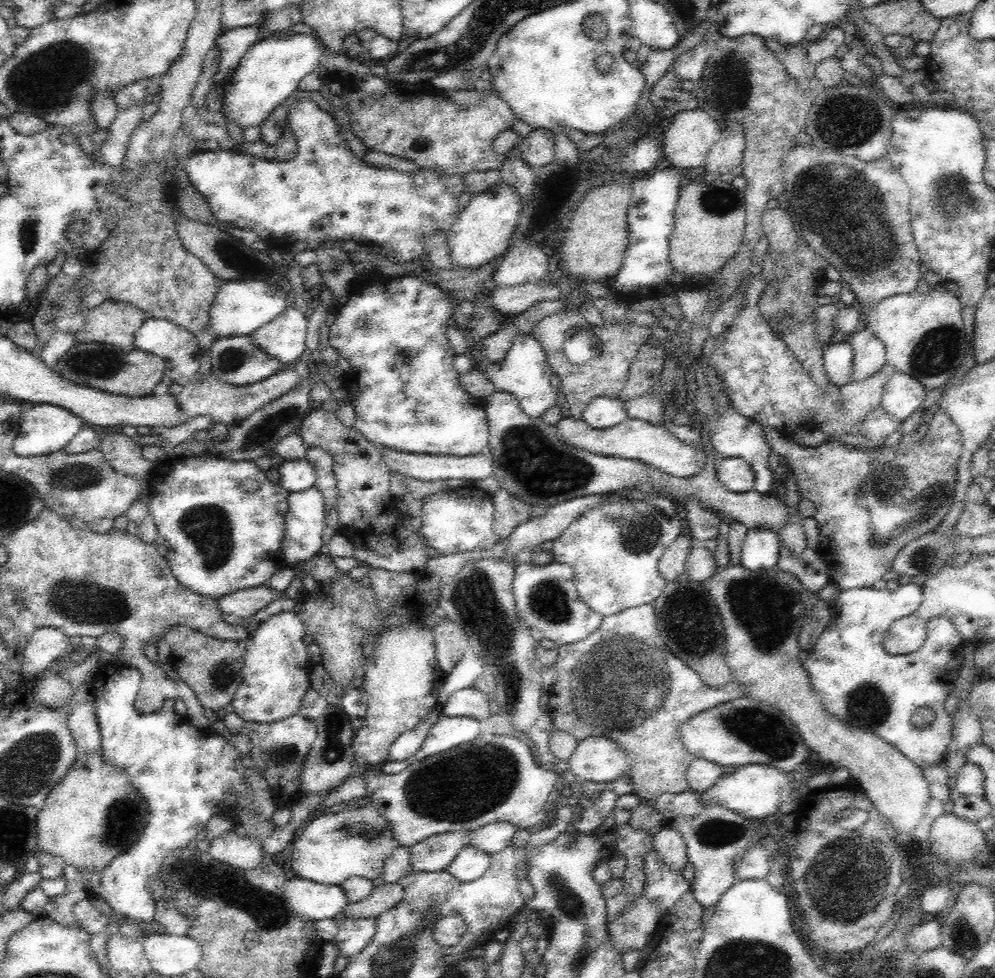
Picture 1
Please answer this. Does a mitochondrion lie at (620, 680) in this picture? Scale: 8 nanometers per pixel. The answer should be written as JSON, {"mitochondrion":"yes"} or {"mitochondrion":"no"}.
{"mitochondrion":"yes"}

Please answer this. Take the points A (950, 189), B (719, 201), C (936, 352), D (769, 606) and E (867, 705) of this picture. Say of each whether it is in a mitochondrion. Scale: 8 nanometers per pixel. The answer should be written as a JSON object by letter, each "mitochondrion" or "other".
{"A":"mitochondrion","B":"mitochondrion","C":"mitochondrion","D":"mitochondrion","E":"mitochondrion"}

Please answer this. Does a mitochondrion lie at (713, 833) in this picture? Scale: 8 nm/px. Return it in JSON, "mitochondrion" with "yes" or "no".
{"mitochondrion":"yes"}

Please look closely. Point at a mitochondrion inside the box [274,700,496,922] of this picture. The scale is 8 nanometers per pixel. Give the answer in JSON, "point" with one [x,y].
{"point":[332,750]}

